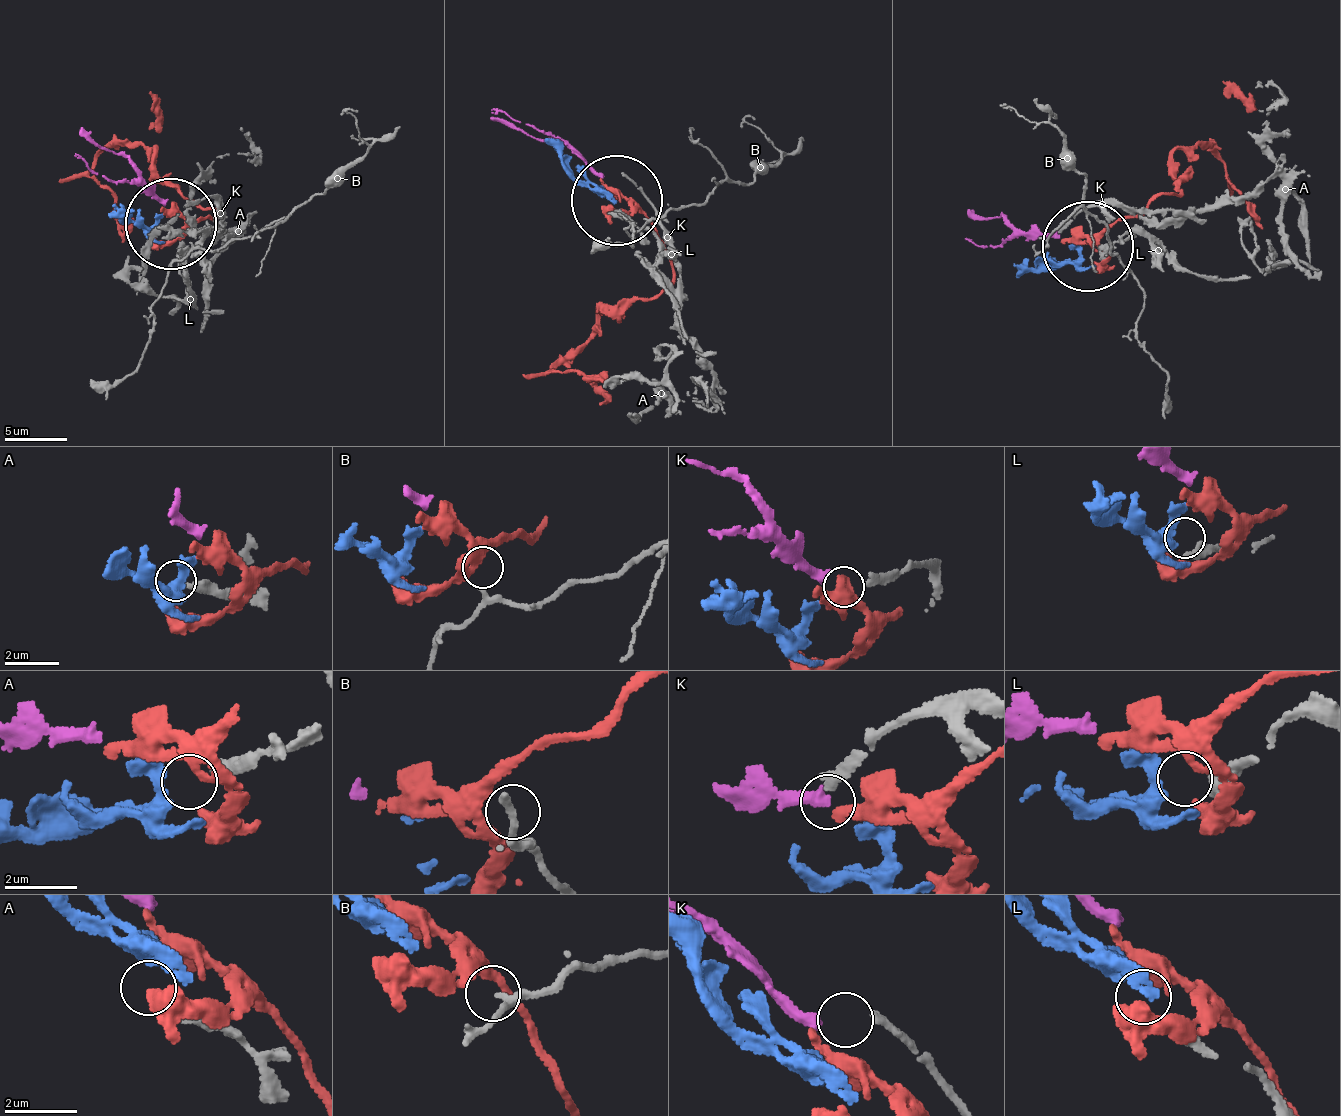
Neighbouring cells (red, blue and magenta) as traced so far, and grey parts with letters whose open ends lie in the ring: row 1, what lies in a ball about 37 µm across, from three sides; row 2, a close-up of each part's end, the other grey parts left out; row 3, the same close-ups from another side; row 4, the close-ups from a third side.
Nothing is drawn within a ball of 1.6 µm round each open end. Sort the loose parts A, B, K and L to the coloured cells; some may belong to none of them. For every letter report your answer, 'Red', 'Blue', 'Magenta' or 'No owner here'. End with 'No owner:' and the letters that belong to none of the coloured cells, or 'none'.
A: No owner here
B: No owner here
K: Magenta
L: No owner here
No owner: A, B, L

